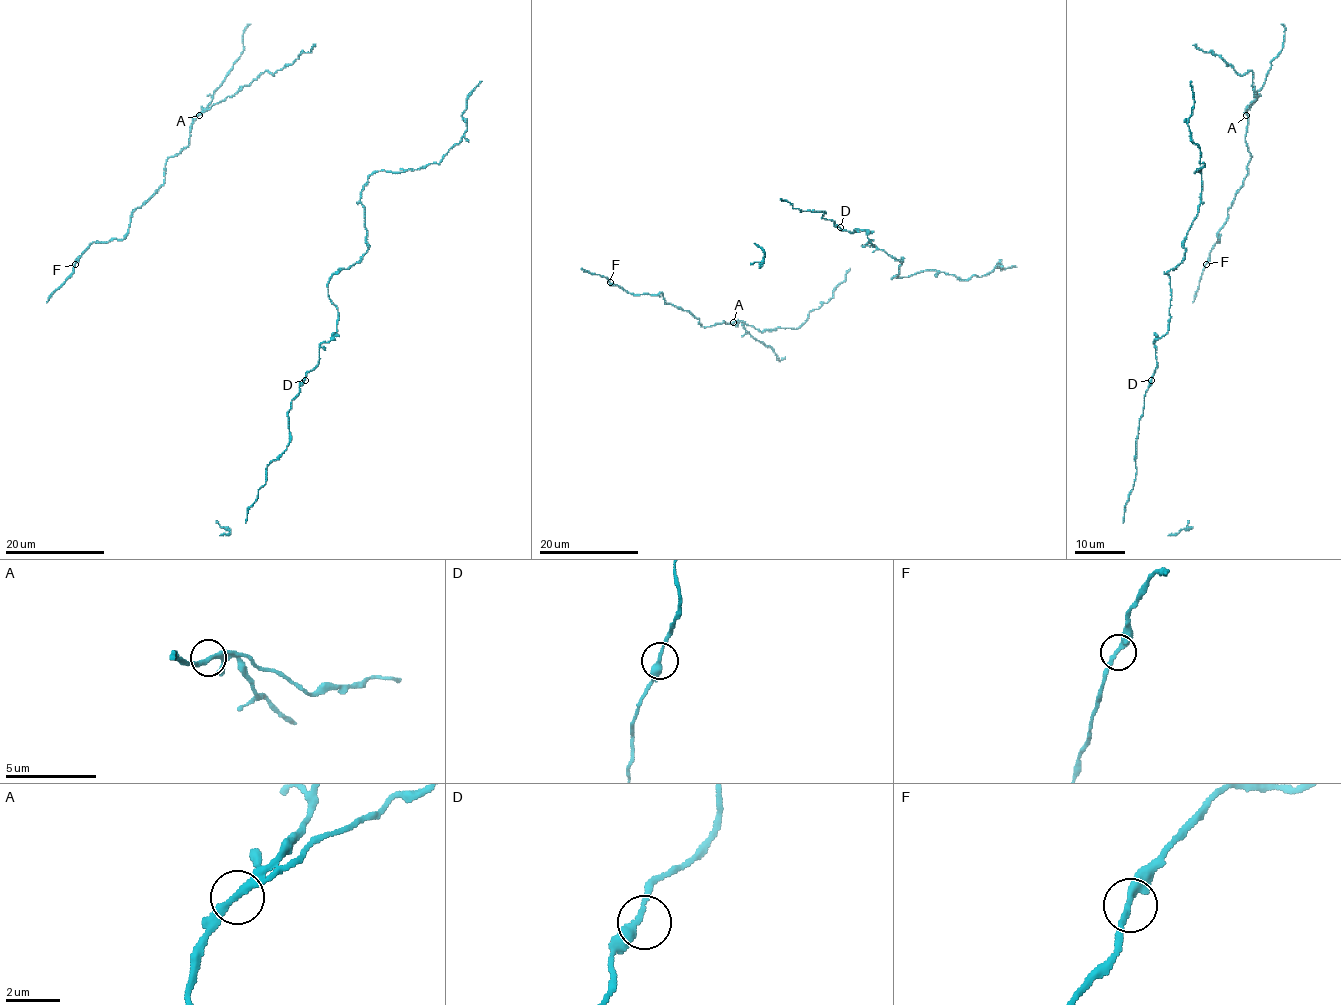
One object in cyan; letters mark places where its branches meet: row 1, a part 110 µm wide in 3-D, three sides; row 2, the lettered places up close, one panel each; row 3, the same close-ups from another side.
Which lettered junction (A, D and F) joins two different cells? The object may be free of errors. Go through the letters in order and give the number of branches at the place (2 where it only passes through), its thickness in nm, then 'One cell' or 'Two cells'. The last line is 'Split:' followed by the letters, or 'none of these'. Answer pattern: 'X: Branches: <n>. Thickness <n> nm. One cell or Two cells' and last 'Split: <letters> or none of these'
A: Branches: 2. Thickness 280 nm. Two cells
D: Branches: 2. Thickness 280 nm. One cell
F: Branches: 2. Thickness 280 nm. One cell
Split: A

